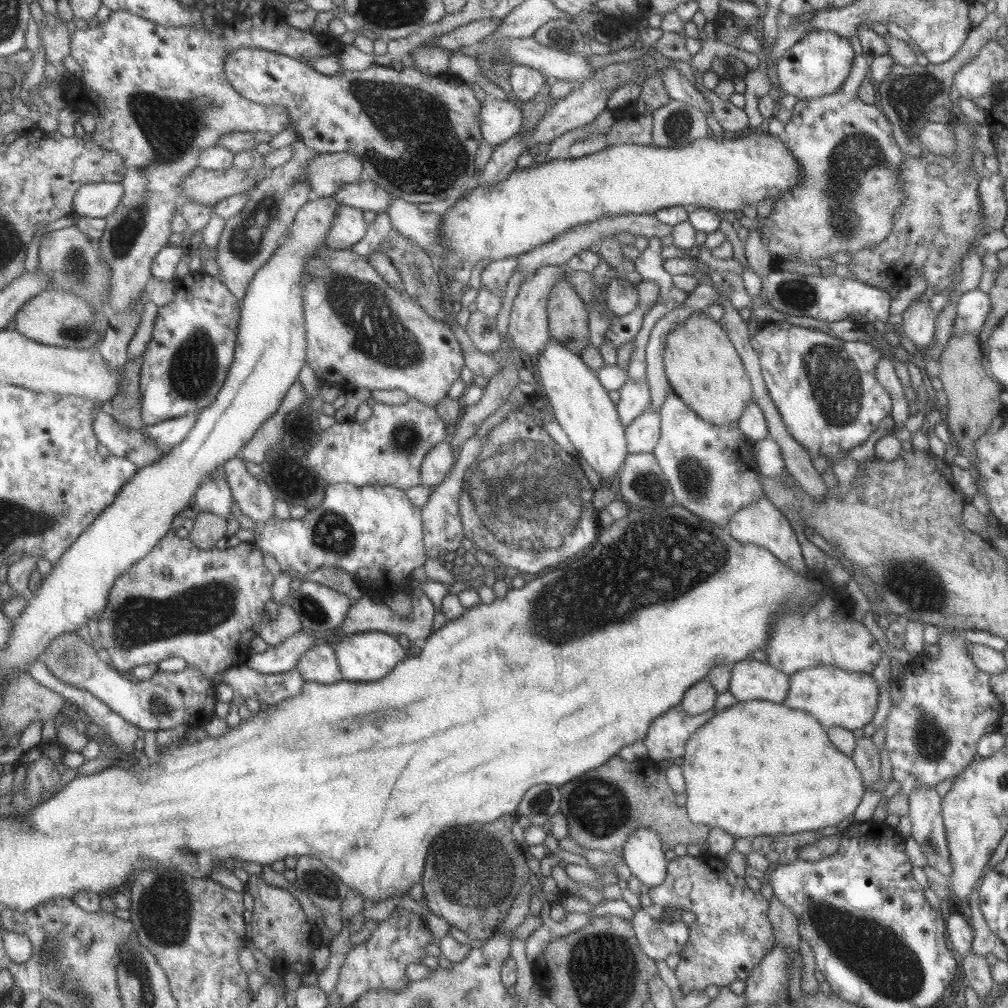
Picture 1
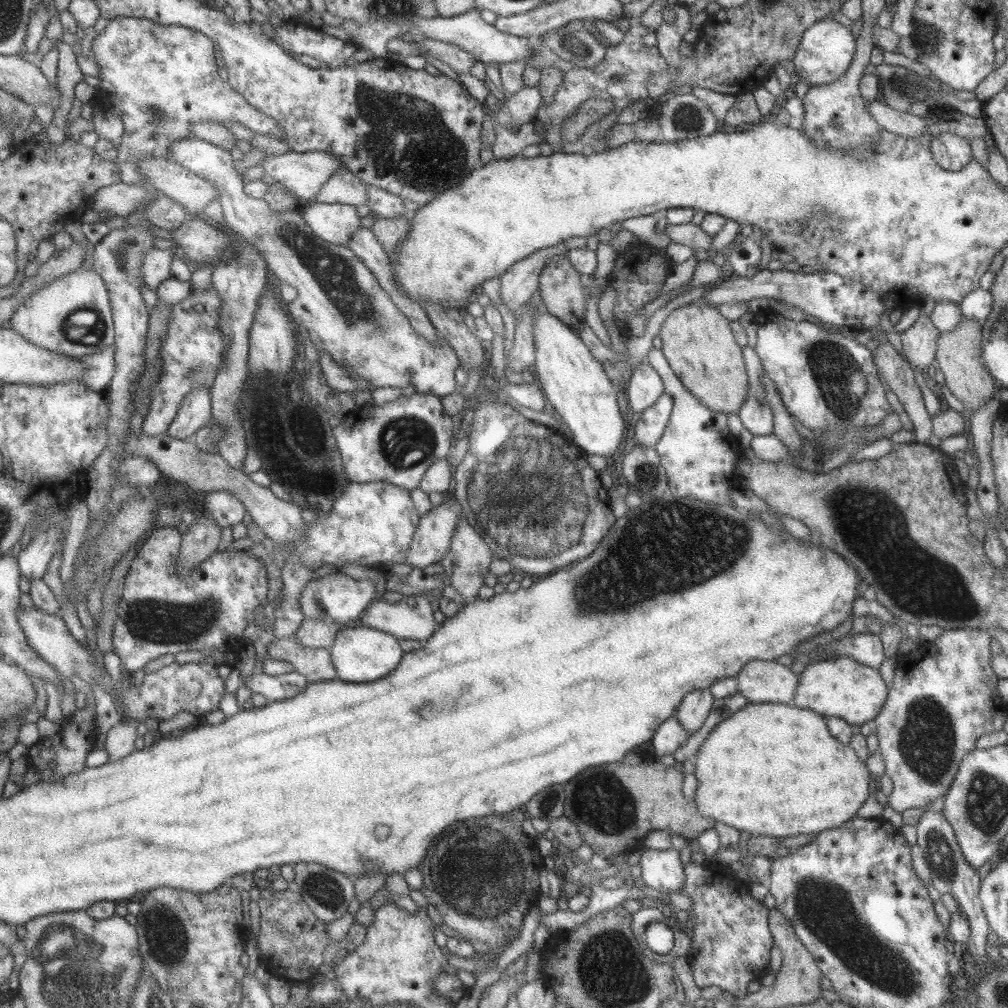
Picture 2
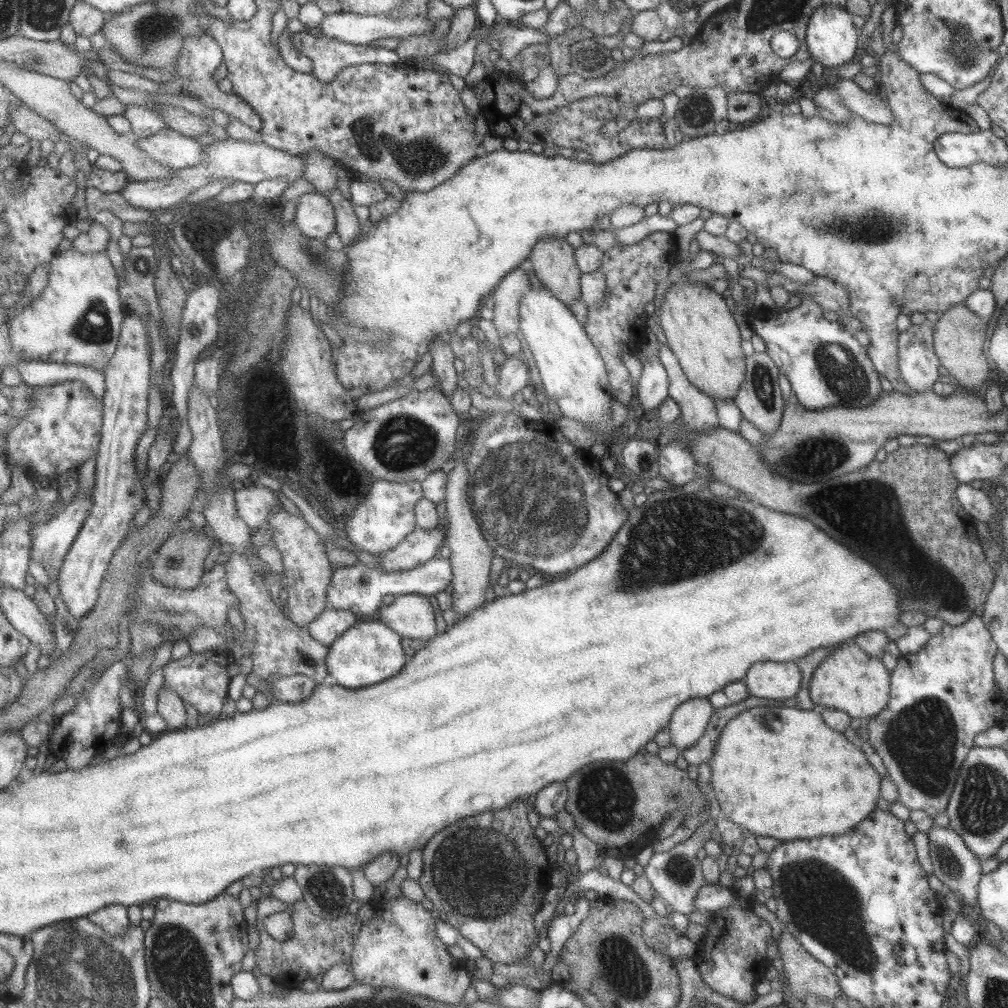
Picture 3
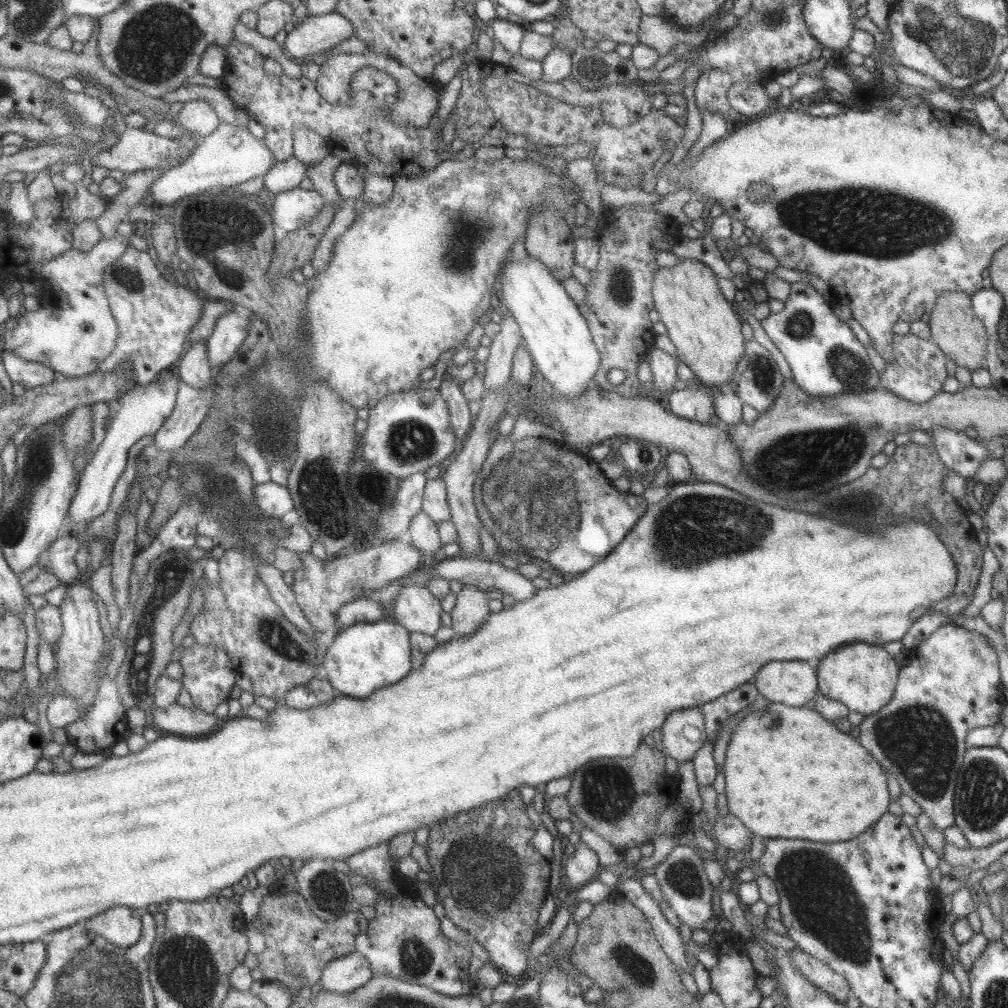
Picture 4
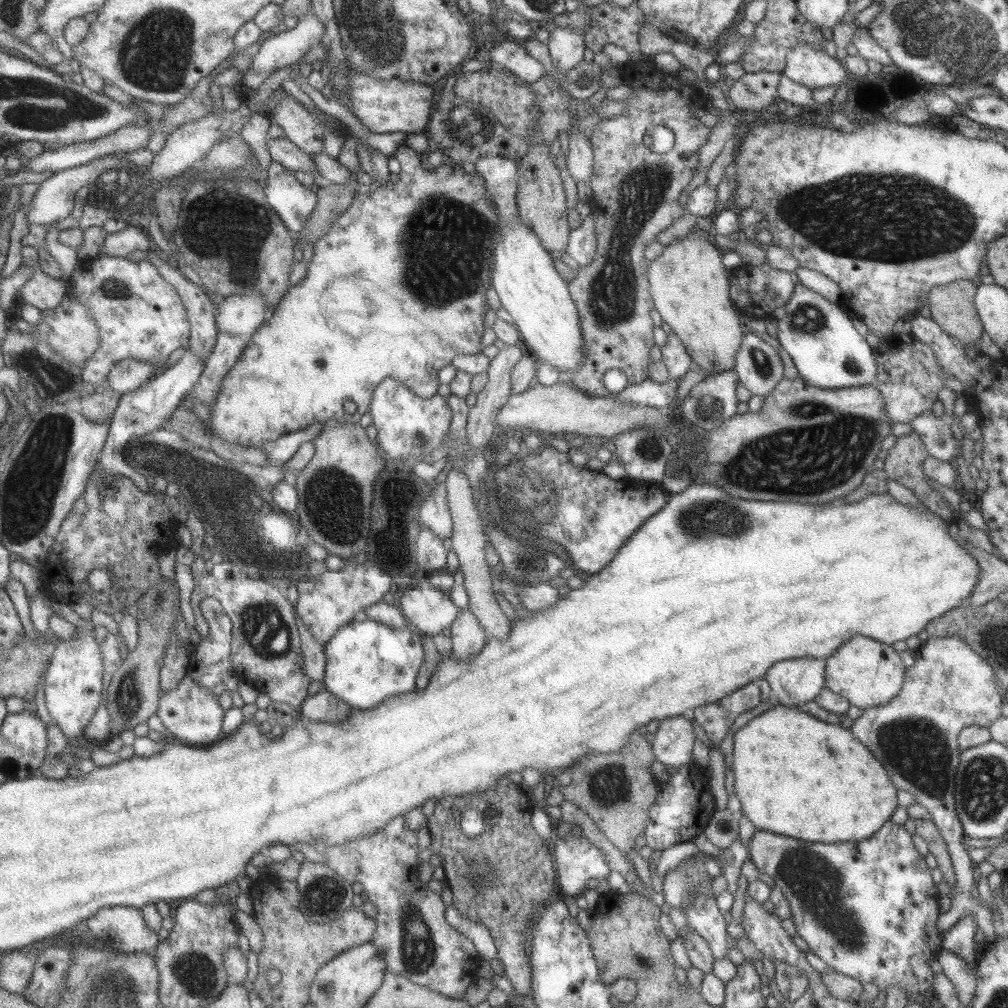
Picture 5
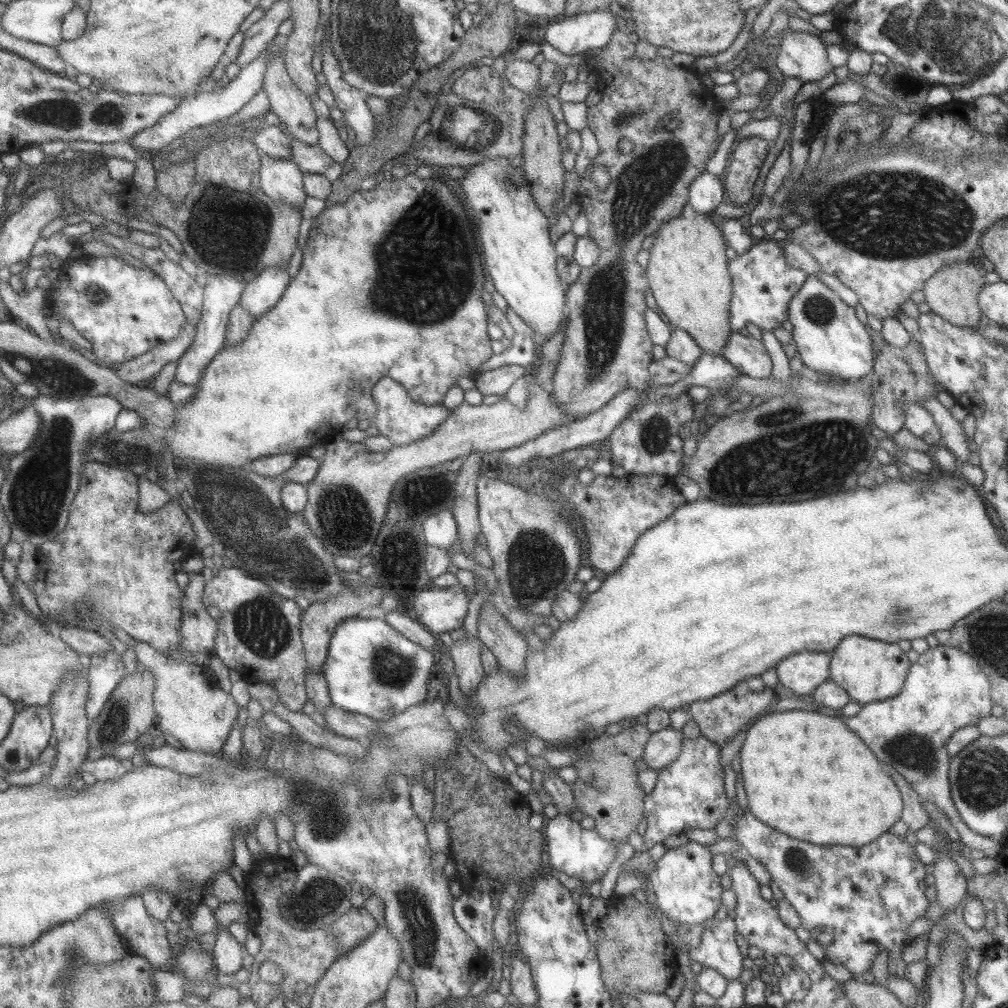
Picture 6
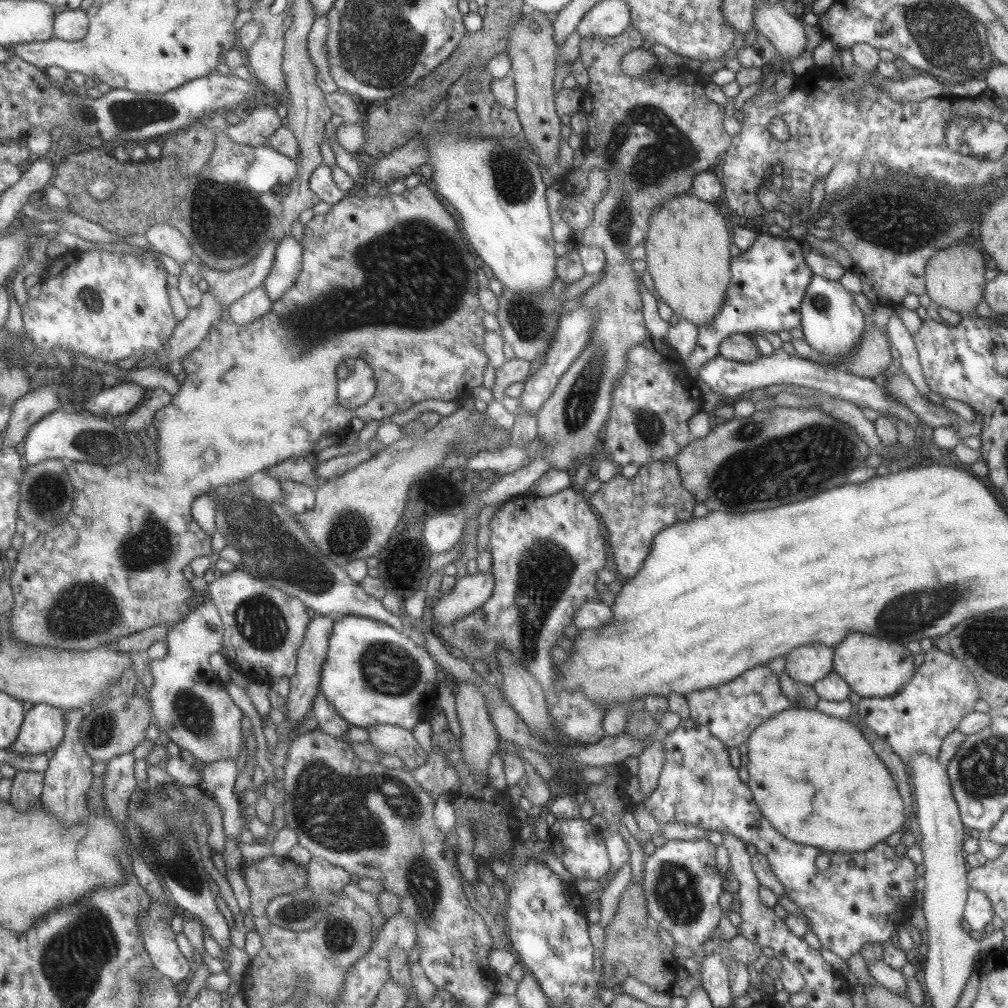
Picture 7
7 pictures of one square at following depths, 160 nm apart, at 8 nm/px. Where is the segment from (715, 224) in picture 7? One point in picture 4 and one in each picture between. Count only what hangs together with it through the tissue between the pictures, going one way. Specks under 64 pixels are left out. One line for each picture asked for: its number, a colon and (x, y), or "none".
4: (704, 327)
5: (688, 285)
6: (687, 274)

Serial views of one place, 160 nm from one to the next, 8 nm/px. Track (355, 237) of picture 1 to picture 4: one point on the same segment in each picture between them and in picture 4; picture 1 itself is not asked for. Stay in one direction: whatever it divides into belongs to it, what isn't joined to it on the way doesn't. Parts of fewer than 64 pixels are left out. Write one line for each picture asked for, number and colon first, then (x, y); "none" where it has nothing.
2: (335, 223)
3: (314, 217)
4: (291, 209)

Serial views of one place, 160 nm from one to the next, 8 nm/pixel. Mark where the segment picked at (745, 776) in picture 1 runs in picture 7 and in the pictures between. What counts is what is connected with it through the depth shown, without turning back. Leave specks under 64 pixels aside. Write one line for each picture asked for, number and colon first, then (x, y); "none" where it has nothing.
2: (772, 769)
3: (777, 771)
4: (800, 777)
5: (794, 775)
6: (806, 775)
7: (799, 751)

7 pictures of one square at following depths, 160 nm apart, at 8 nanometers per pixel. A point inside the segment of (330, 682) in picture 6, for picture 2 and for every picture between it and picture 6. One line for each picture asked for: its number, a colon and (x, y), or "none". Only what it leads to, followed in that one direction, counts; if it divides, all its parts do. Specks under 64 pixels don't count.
2: (362, 654)
3: (367, 653)
4: (363, 657)
5: (365, 663)

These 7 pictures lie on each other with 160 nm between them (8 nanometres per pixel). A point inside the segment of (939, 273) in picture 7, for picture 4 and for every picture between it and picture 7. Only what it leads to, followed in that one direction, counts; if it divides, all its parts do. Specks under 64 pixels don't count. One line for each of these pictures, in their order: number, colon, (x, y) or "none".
4: (955, 330)
5: (951, 305)
6: (951, 293)

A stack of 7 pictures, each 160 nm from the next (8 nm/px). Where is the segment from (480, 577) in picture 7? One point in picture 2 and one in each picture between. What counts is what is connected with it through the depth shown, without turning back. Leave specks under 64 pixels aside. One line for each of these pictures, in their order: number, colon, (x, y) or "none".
2: (411, 617)
3: (410, 615)
4: (415, 608)
5: (428, 609)
6: (439, 609)

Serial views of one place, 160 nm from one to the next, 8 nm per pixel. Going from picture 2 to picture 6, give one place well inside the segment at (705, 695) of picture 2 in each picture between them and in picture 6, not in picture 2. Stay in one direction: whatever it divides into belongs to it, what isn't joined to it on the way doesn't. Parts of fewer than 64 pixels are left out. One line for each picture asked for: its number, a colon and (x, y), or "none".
3: (687, 723)
4: (683, 731)
5: (672, 745)
6: (664, 745)

